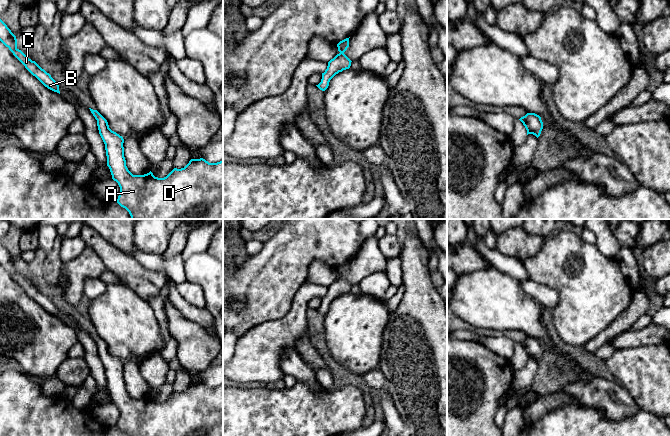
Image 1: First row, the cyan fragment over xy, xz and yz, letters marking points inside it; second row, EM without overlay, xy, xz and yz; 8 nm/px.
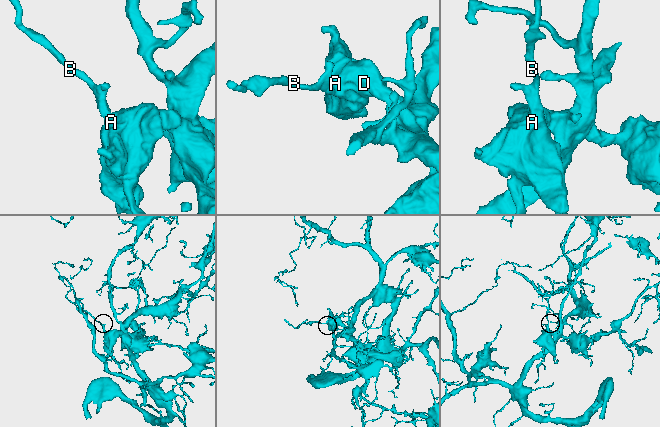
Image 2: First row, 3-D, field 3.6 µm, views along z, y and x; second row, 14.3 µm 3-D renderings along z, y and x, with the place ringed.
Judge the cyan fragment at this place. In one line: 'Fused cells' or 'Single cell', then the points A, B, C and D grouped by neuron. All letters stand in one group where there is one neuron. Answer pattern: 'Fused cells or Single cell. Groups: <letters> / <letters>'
Fused cells. Groups: A D / B C

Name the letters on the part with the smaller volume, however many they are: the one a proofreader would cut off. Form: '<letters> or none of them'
B, C

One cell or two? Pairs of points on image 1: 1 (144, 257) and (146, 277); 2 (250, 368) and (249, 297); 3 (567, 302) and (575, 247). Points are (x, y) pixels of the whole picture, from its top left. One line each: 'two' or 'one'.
1: two
2: two
3: one

